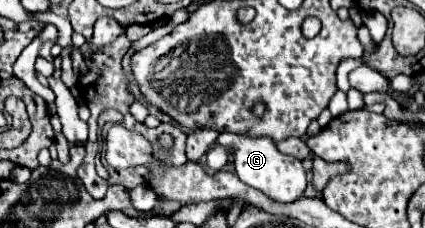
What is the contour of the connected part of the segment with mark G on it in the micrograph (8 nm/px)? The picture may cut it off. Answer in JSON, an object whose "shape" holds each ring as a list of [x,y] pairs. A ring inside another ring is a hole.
{"shape":[[[221,132],[217,136],[217,144],[233,148],[233,164],[237,176],[267,194],[269,198],[277,202],[293,202],[295,198],[301,198],[307,188],[307,176],[303,170],[301,160],[287,156],[277,150],[277,144],[269,136],[249,136],[249,134],[237,134],[237,132]]]}

